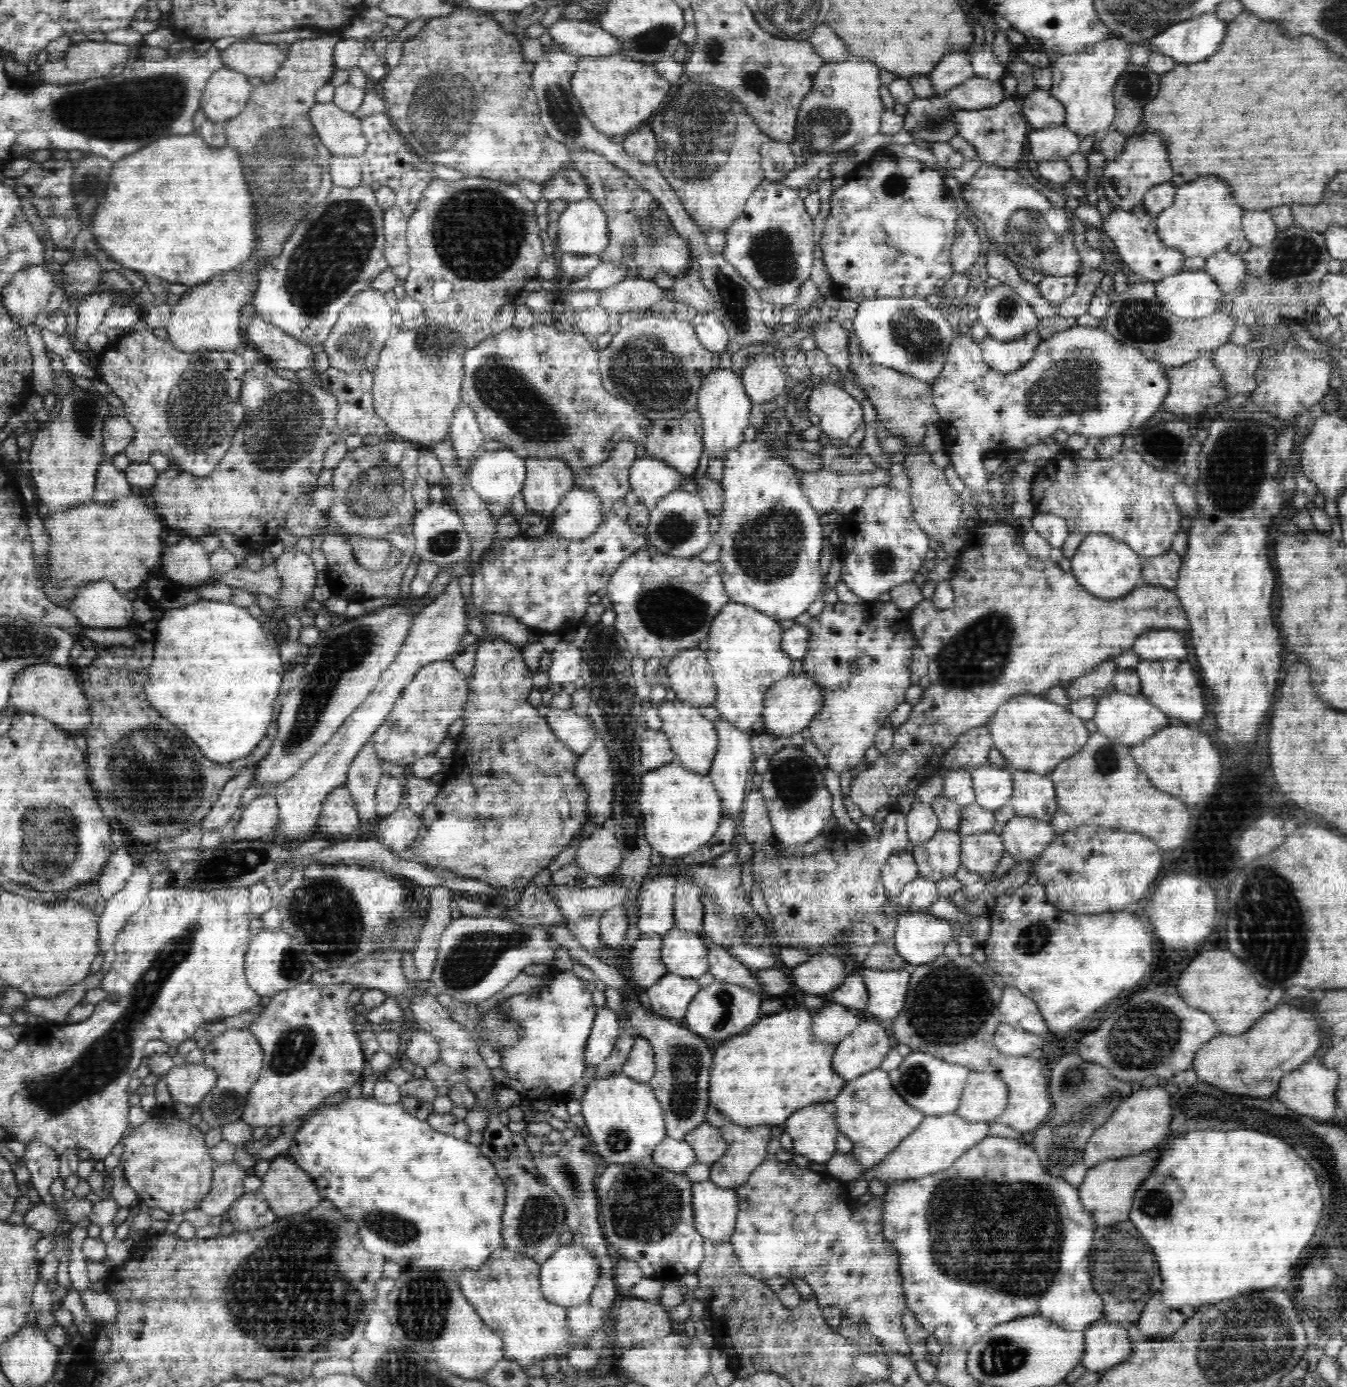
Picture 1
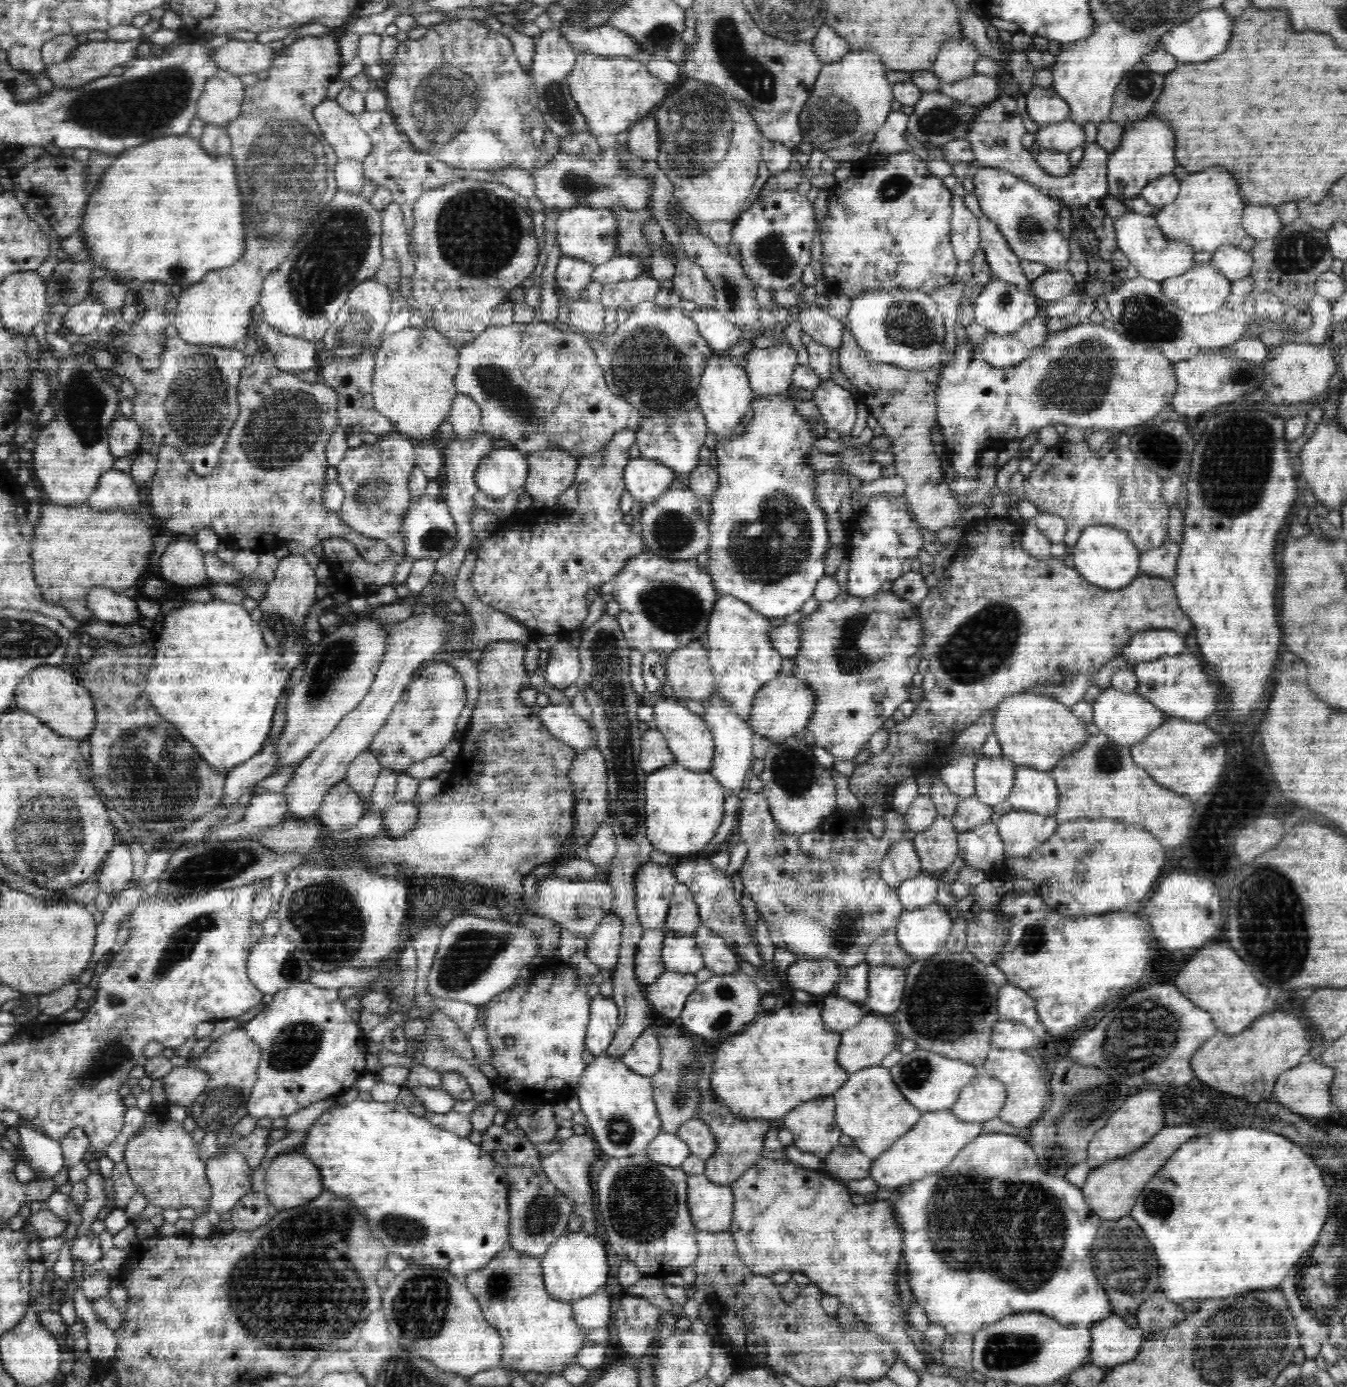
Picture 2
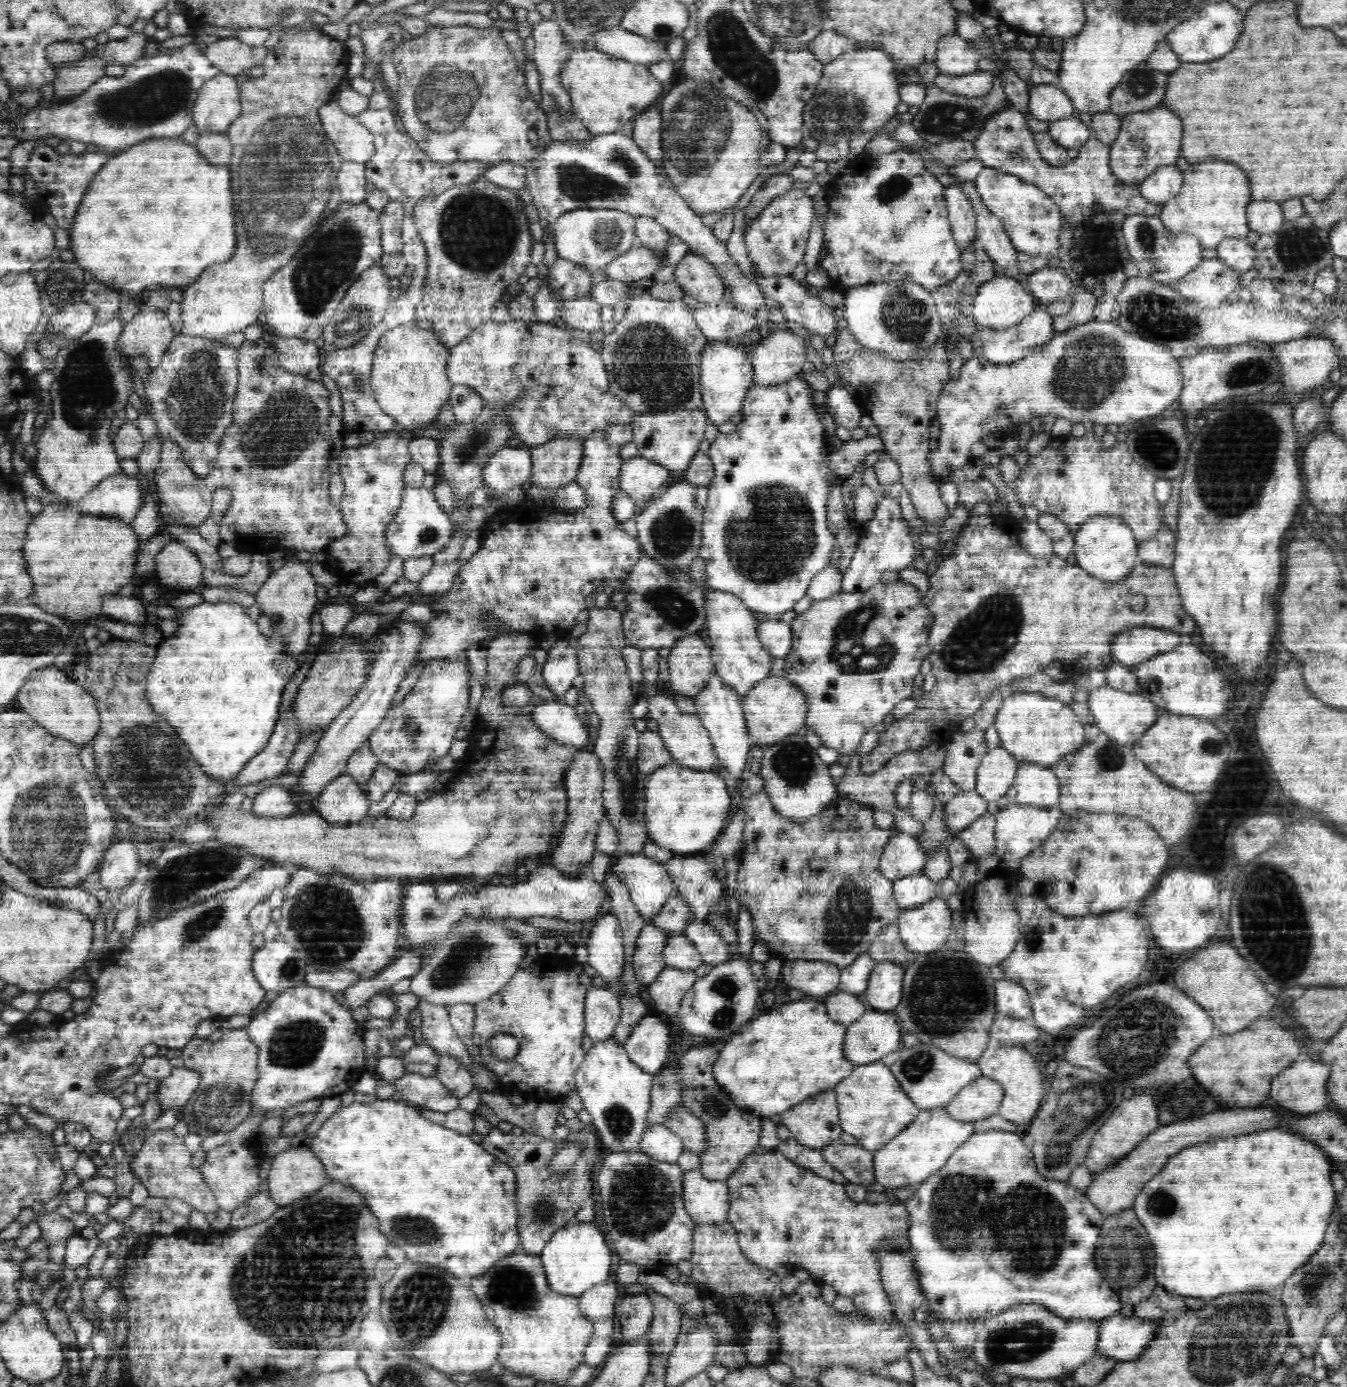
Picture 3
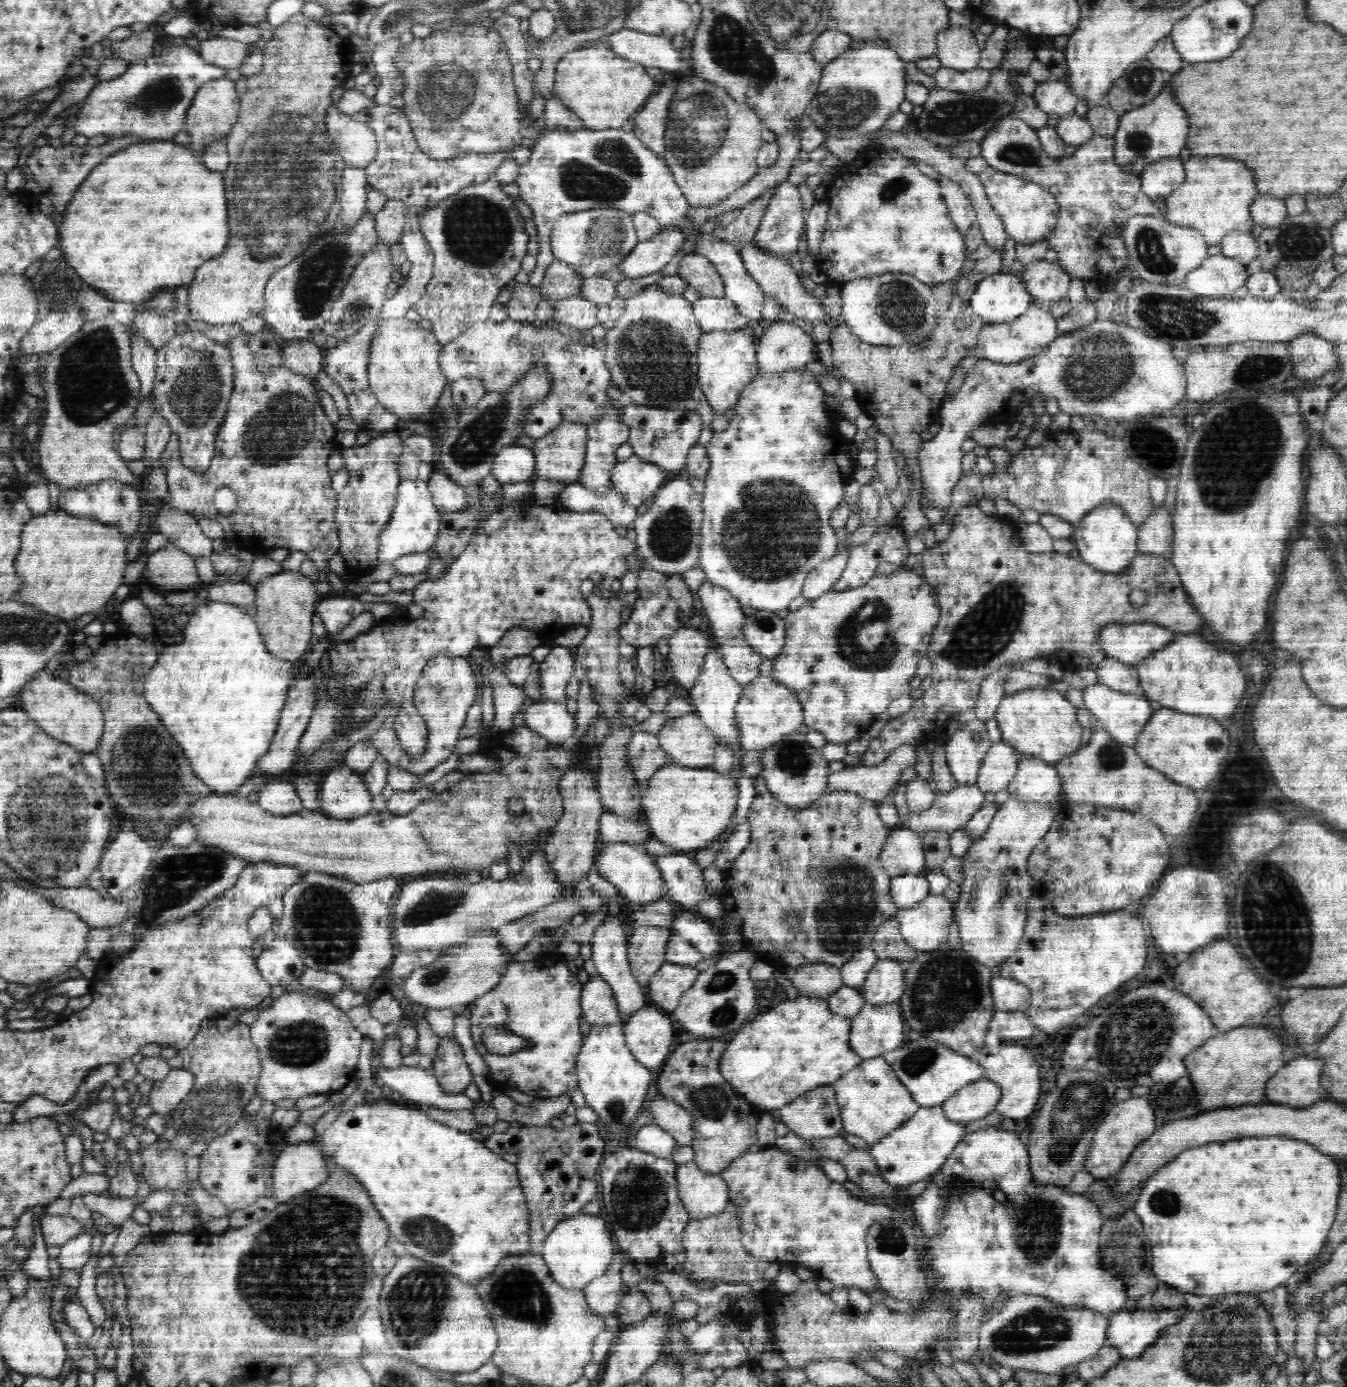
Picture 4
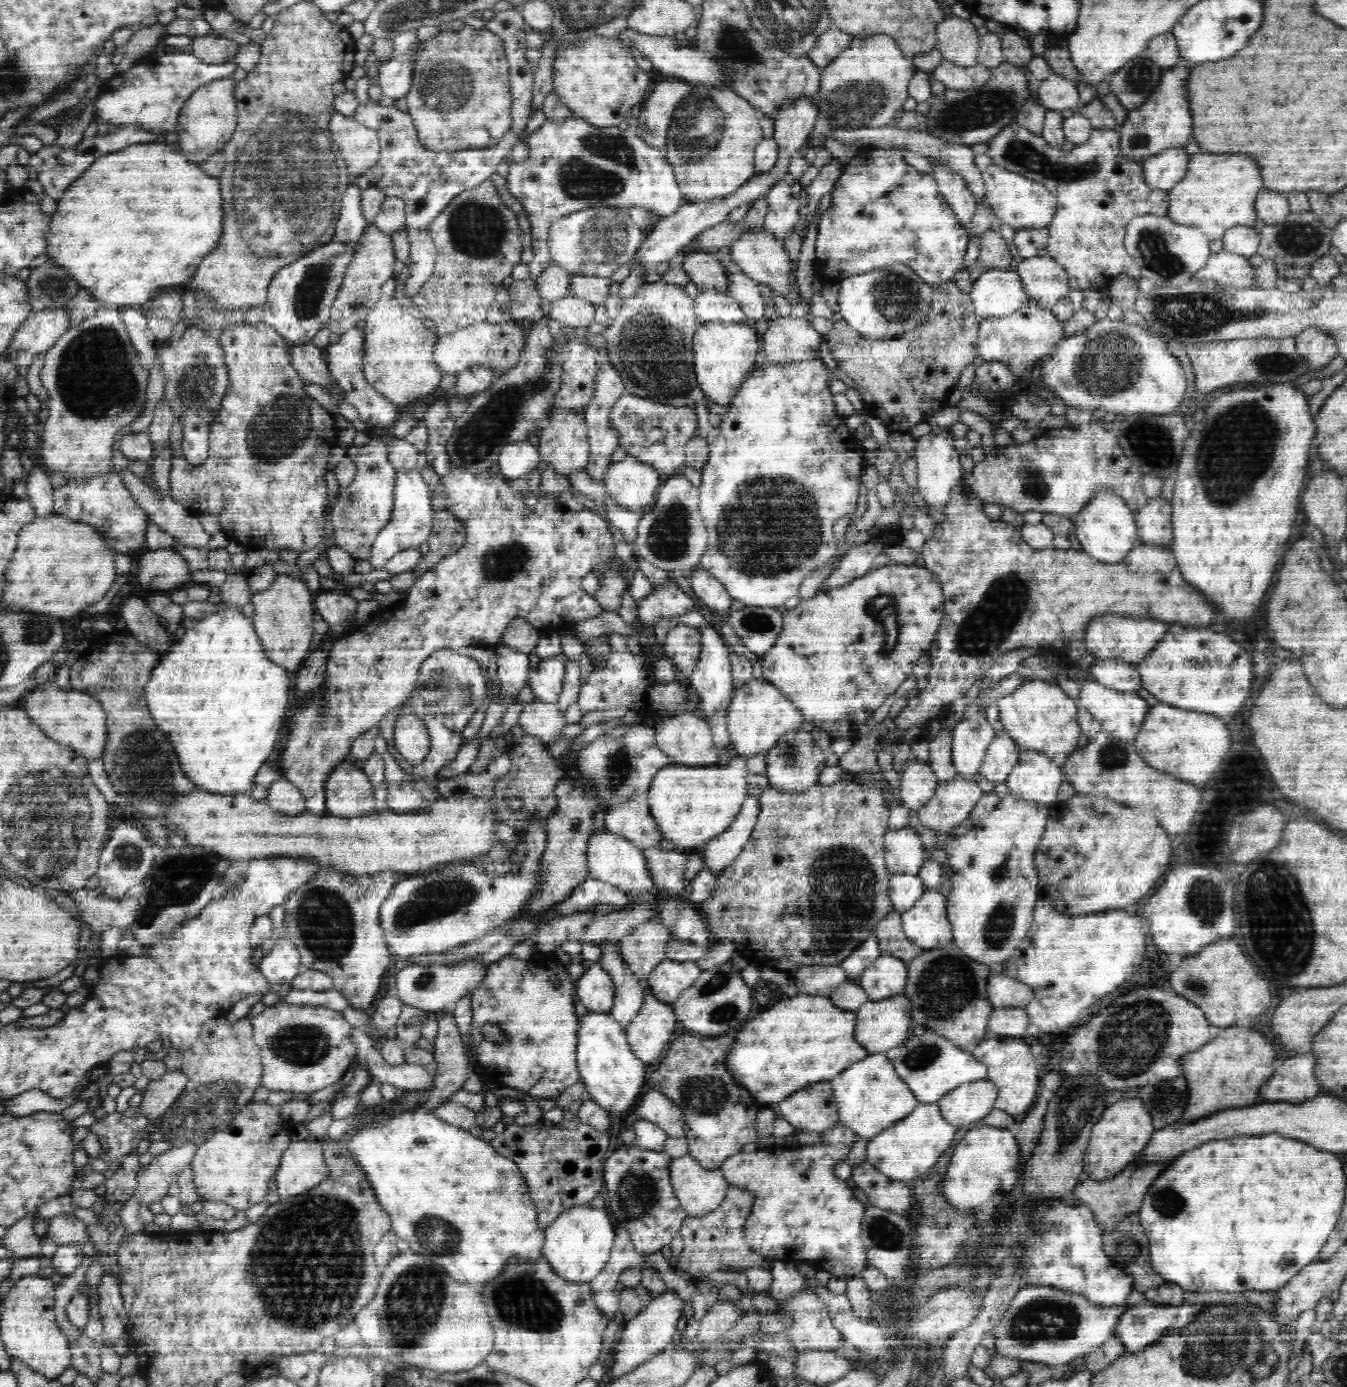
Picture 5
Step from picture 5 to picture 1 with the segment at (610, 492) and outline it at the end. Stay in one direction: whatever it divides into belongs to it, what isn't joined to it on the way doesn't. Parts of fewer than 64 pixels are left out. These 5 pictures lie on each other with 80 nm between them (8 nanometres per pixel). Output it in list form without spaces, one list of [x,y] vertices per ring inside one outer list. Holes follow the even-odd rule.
[[[638,458],[629,468],[629,488],[646,507],[656,506],[664,495],[679,490],[682,473],[658,458]]]

